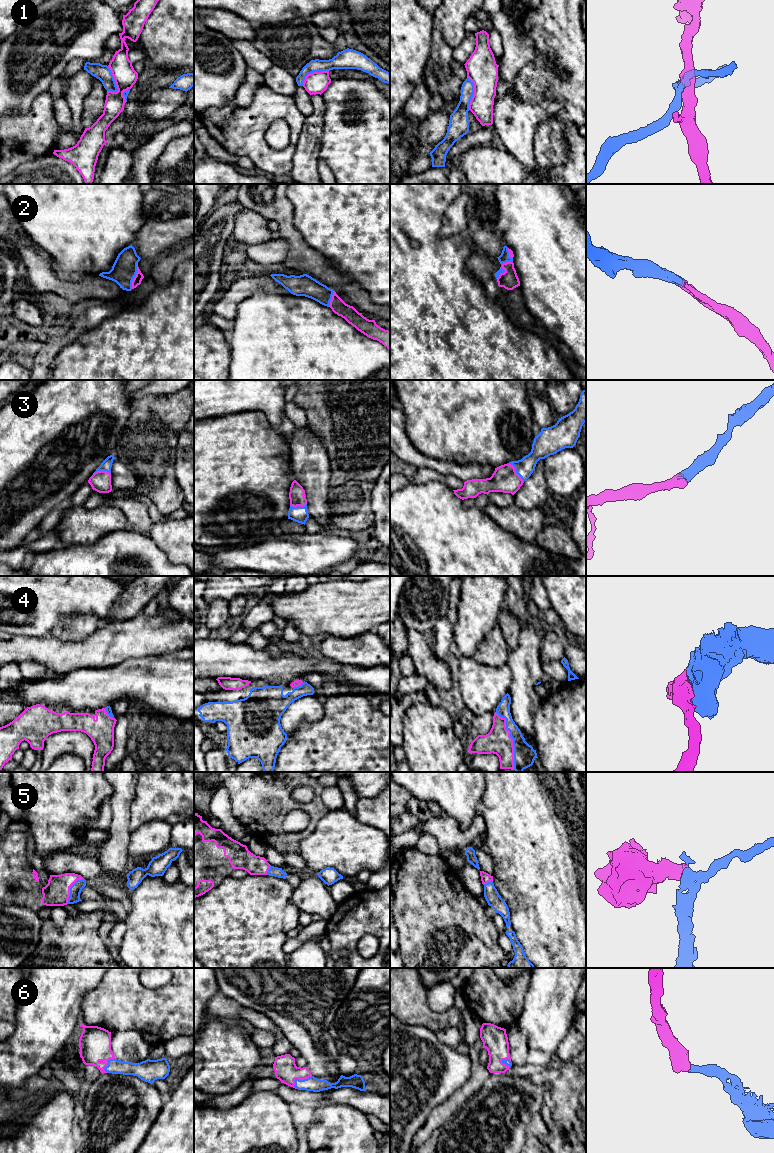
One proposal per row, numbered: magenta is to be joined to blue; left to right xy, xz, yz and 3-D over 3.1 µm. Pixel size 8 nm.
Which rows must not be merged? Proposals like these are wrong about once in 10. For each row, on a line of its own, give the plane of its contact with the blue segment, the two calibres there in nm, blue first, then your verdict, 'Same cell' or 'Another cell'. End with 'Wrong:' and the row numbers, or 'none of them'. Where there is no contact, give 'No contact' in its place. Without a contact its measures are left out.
1: Touches blue in xy. Thickness 130 nm (blue) against 180 nm. Another cell
2: Touches blue in yz. Thickness 80 nm (blue) against 150 nm. Same cell
3: Touches blue in yz. Thickness 150 nm (blue) against 200 nm. Same cell
4: Touches blue in yz. Thickness 180 nm (blue) against 200 nm. Same cell
5: Touches blue in xy. Thickness 90 nm (blue) against 200 nm. Same cell
6: Touches blue in xz. Thickness 110 nm (blue) against 180 nm. Same cell
Wrong: 1

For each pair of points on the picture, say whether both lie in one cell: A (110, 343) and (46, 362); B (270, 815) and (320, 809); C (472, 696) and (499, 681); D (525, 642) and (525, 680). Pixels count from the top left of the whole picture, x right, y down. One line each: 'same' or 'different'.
A: different
B: same
C: same
D: same

